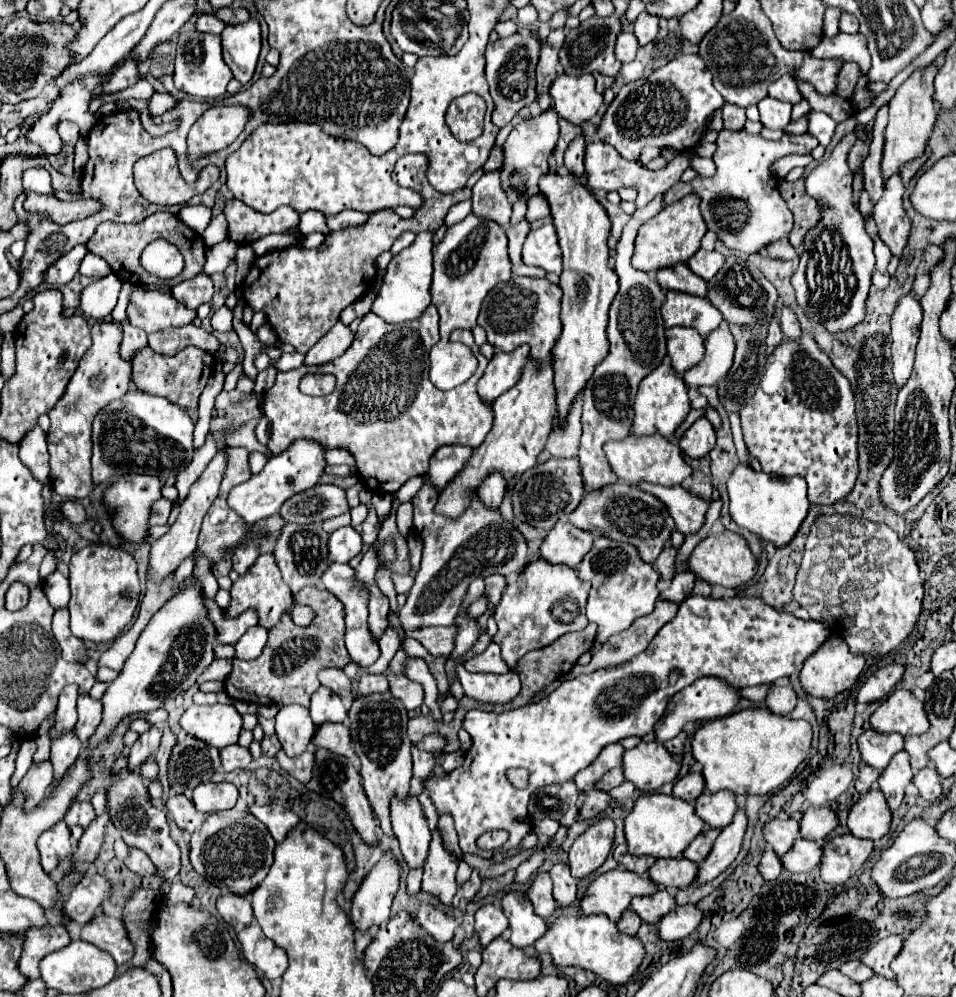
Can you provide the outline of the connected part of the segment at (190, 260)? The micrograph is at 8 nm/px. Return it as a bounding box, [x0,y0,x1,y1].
[88,212,204,286]

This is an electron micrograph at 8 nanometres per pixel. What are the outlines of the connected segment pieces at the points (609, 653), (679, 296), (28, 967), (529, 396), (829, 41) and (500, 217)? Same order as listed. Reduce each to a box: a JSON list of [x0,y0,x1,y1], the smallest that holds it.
[[568,600,678,678],[662,290,722,336],[20,924,70,978],[436,356,556,516],[812,34,870,72],[472,170,512,228]]

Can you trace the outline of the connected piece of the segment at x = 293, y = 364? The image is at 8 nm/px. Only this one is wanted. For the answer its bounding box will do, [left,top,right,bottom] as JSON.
[270,352,304,372]

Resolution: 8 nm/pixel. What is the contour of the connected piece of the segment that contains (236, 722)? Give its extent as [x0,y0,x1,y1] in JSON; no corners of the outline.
[180,704,242,748]

